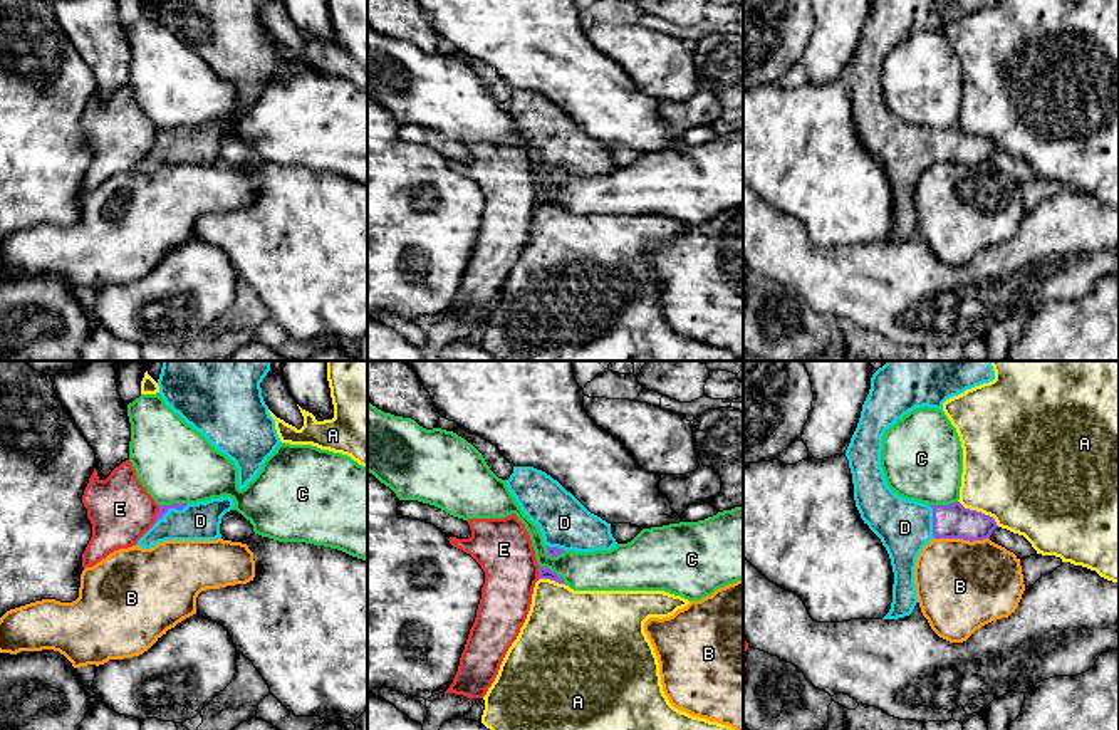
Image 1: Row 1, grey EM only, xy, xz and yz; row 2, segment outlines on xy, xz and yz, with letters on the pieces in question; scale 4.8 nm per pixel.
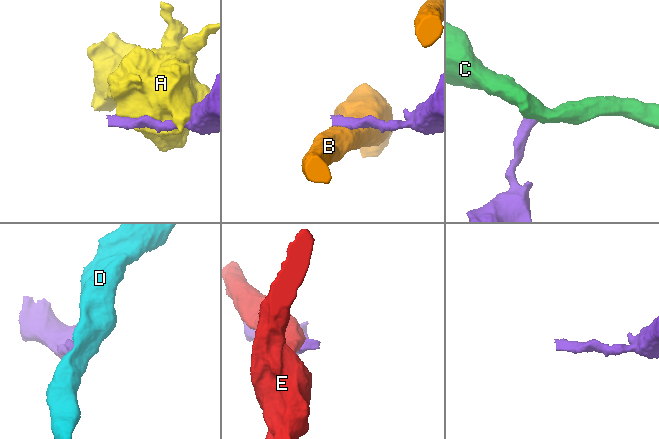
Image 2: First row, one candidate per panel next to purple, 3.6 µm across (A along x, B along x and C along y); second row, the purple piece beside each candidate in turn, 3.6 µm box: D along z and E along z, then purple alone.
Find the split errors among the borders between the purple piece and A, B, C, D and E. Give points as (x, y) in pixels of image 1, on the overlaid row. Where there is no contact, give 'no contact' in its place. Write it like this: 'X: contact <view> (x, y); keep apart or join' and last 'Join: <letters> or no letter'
A: contact yz (980, 512); keep apart
B: contact yz (962, 537); keep apart
C: contact xz (552, 571); keep apart
D: contact xy (170, 507); join
E: contact xy (156, 516); keep apart
Join: D

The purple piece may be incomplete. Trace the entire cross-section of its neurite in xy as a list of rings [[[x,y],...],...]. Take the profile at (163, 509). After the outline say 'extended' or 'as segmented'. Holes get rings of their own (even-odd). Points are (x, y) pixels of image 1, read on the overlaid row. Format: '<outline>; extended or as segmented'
[[[230,497],[198,503],[159,505],[156,524],[138,540],[138,547],[151,549],[164,540],[221,539],[221,517],[233,508]]]; extended

